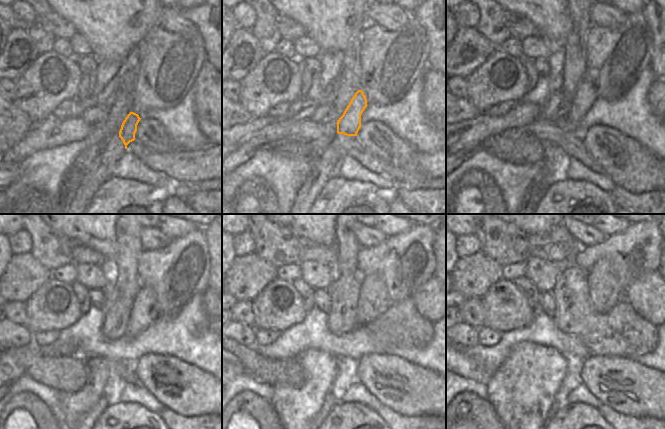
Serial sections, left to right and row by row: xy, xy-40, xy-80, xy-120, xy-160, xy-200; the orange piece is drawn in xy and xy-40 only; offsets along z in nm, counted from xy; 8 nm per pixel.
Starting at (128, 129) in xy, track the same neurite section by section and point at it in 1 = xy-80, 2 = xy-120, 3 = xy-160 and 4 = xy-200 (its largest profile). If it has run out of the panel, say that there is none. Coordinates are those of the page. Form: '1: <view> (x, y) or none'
1: xy-80 (586, 95)
2: xy-120 (143, 313)
3: xy-160 (374, 301)
4: xy-200 (604, 291)

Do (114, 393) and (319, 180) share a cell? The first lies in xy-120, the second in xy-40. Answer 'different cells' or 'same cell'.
same cell

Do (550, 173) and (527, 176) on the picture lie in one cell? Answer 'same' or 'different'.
different

